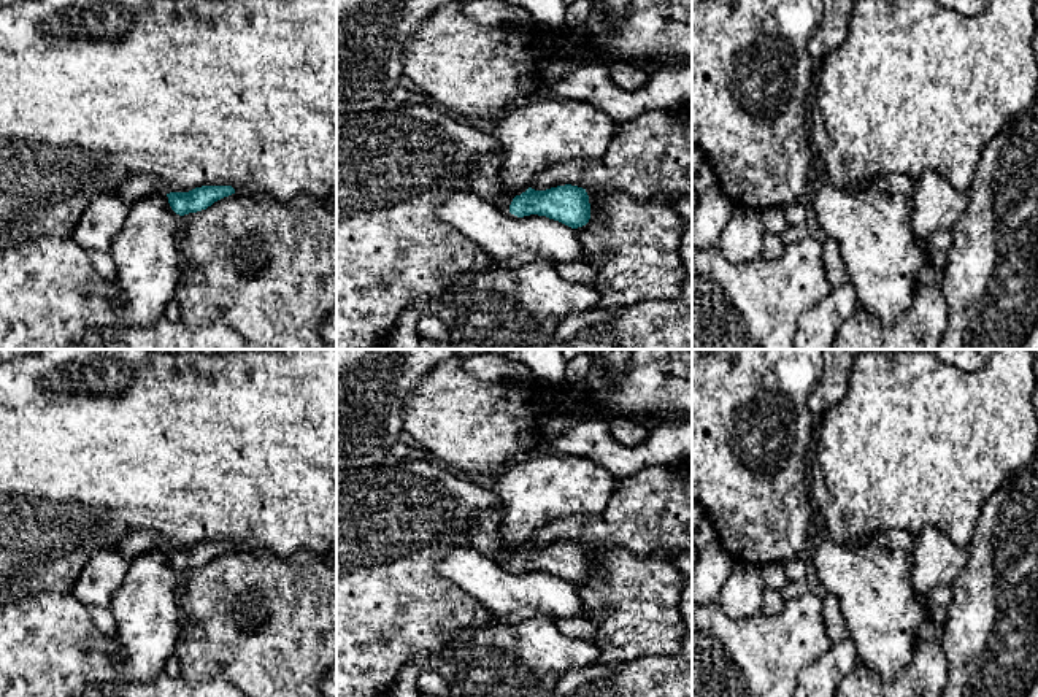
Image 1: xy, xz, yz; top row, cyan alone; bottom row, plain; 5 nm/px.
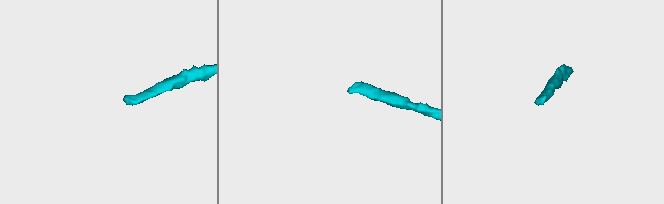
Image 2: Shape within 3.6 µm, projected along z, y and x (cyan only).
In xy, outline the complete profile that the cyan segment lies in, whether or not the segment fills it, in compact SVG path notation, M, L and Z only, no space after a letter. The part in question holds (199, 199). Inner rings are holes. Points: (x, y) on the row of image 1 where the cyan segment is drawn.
M141 175L127 179L119 186L117 194L132 206L136 200L149 194L165 194L171 210L179 214L206 210L214 202L235 194L232 186L202 186L189 192L173 192L170 186L157 176Z

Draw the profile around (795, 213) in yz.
M800 202L789 205L784 210L784 216L789 225L806 224L806 218L808 218L806 210L803 208Z

